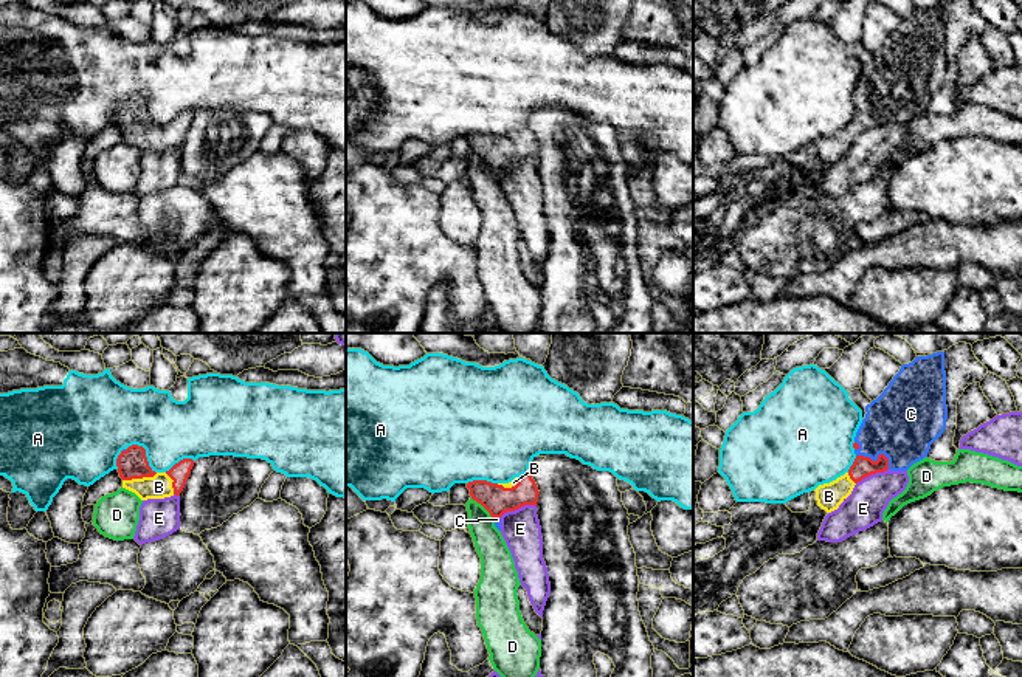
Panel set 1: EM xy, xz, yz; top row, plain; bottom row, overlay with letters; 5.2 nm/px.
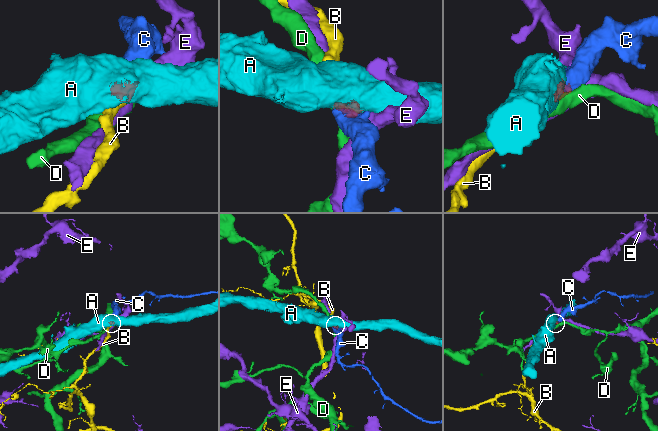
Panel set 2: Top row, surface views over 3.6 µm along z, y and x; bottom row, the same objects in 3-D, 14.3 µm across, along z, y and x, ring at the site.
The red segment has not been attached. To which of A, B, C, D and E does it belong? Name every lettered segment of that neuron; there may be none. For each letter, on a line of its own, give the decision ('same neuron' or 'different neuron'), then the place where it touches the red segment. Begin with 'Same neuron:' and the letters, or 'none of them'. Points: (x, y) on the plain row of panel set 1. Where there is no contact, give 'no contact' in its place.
Same neuron: B, C
A: different neuron | xy (145, 106)
B: same neuron | xy (140, 130)
C: same neuron | yz (878, 110)
D: different neuron | xz (483, 158)
E: different neuron | xz (517, 161)

